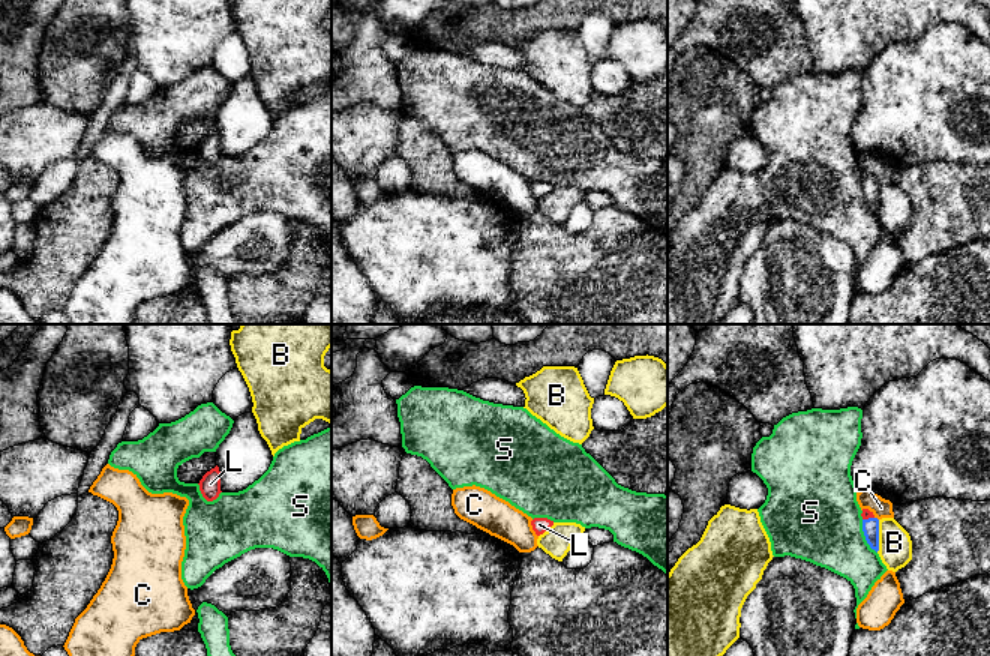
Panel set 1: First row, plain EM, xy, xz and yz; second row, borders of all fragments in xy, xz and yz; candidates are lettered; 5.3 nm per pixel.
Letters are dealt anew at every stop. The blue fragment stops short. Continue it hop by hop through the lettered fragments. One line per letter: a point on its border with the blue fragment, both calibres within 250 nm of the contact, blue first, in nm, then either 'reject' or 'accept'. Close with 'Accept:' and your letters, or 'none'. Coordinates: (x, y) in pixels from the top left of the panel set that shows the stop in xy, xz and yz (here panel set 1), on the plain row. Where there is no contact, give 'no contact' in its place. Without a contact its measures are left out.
B: yz (878, 200) | 90/180 nm | reject
C: yz (876, 182) | 90/110 nm | reject
L: yz (869, 182) | 90/50 nm | accept
S: yz (864, 198) | 90/440 nm | reject
Accept: L

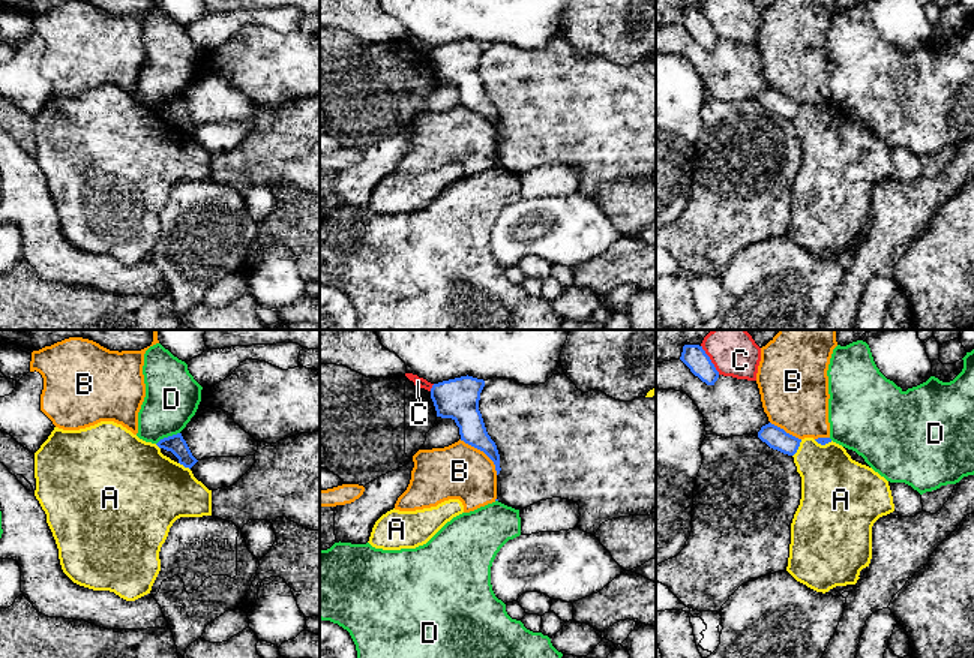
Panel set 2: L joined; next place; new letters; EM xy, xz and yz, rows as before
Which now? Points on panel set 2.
A: yz (797, 113) | 120/320 nm | reject
B: xz (482, 114) | 160/300 nm | reject
C: yz (710, 24) | 120/220 nm | reject
D: xy (168, 101) | 100/280 nm | reject
Accept: none

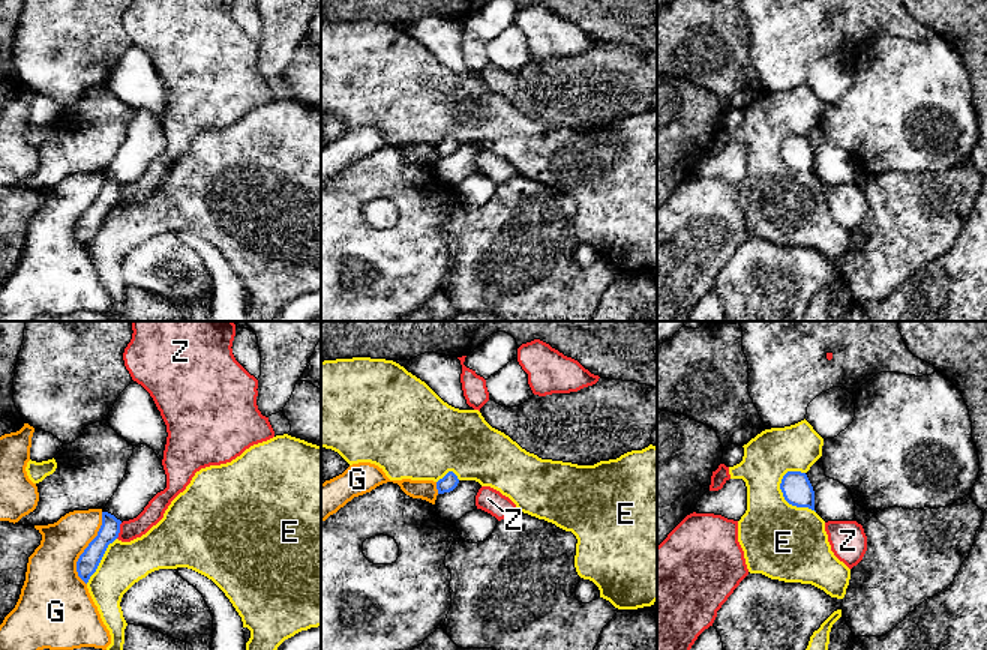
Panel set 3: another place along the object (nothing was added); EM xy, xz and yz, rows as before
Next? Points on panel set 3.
E: yz (786, 164) | 160/400 nm | reject
G: xy (86, 212) | 120/280 nm | reject
Z: xy (119, 194) | 120/110 nm | reject
Accept: none

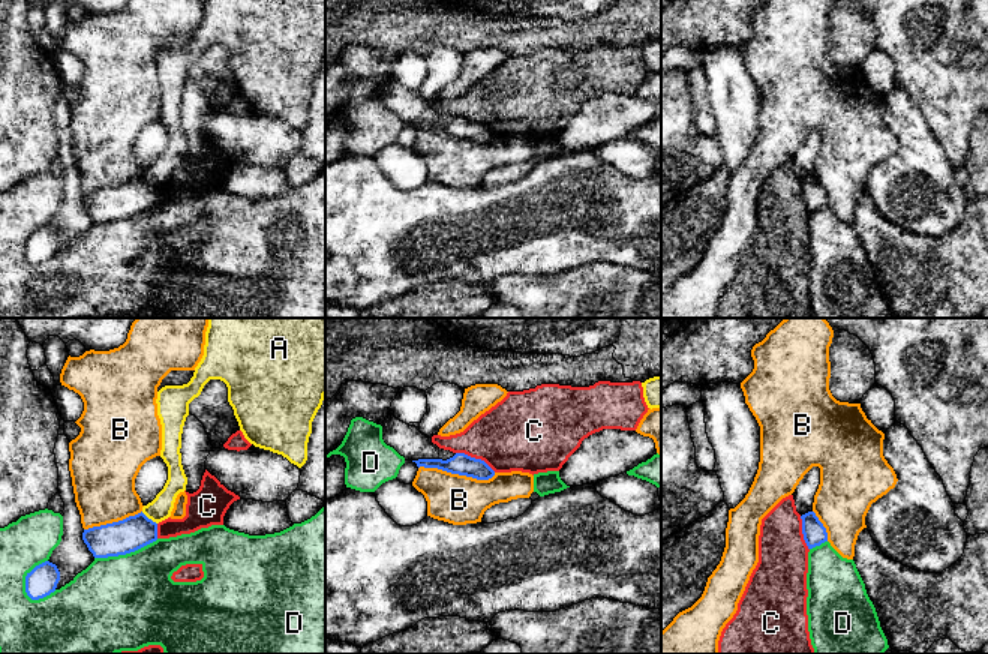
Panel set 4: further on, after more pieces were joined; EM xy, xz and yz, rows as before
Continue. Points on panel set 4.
A: xy (147, 182) | 180/120 nm | reject
B: xz (458, 137) | 120/260 nm | reject
C: xz (474, 122) | 120/380 nm | reject
D: xy (26, 242) | 160/280 nm | reject
Accept: none

